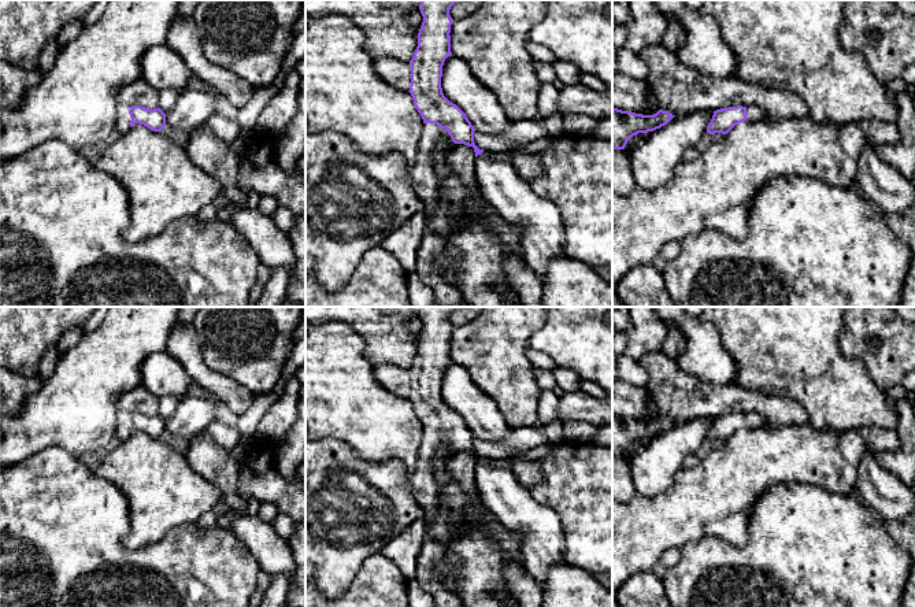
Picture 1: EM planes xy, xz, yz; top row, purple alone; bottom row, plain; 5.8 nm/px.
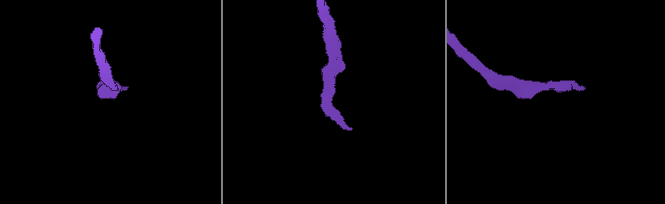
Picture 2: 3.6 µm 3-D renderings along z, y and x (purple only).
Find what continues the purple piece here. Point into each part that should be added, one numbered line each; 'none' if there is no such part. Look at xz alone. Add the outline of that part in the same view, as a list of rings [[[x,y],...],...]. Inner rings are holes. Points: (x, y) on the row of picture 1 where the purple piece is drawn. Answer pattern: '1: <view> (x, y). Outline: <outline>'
1: xz (423, 177). Outline: [[[423,123],[418,158],[410,177],[416,196],[425,203],[423,212],[427,218],[434,214],[440,200],[438,179],[434,169],[434,152],[440,143],[441,127],[436,123]]]

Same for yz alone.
1: yz (754, 113). Outline: [[[756,106],[747,107],[747,121],[756,122],[764,119],[764,111]]]

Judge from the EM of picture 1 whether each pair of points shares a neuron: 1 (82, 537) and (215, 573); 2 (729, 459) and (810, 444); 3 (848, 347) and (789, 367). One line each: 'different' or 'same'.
1: same
2: same
3: different

